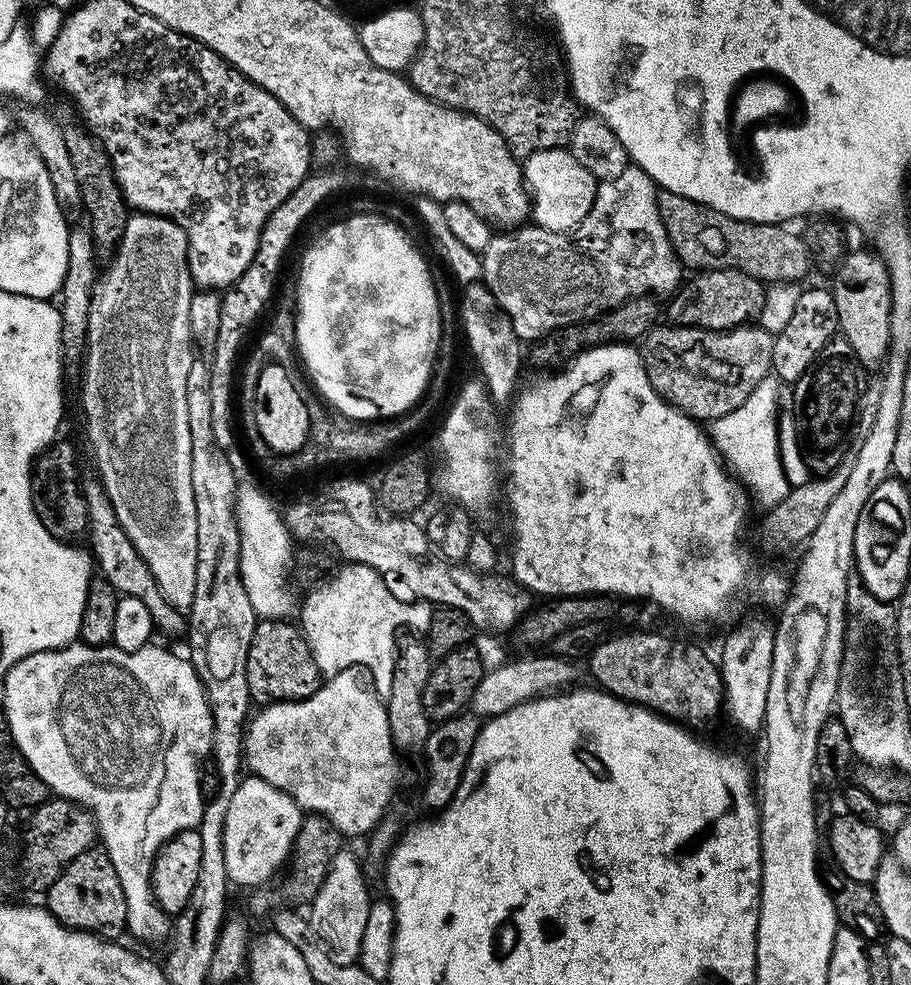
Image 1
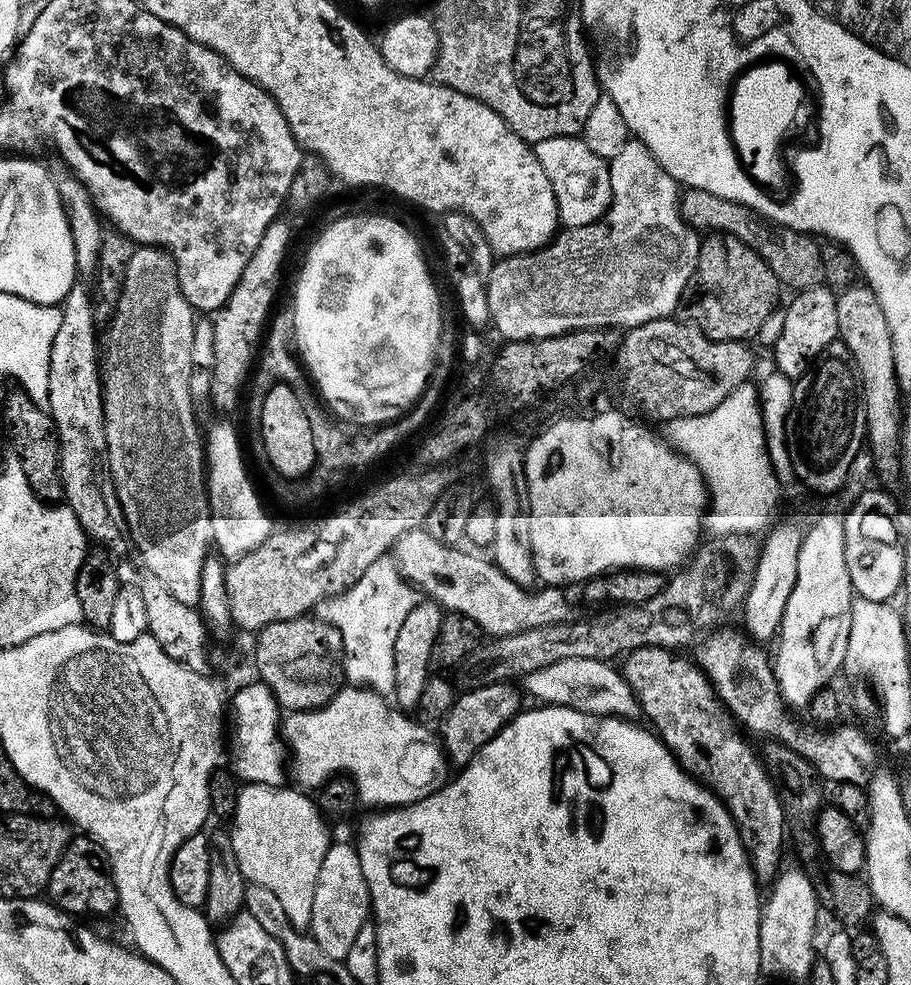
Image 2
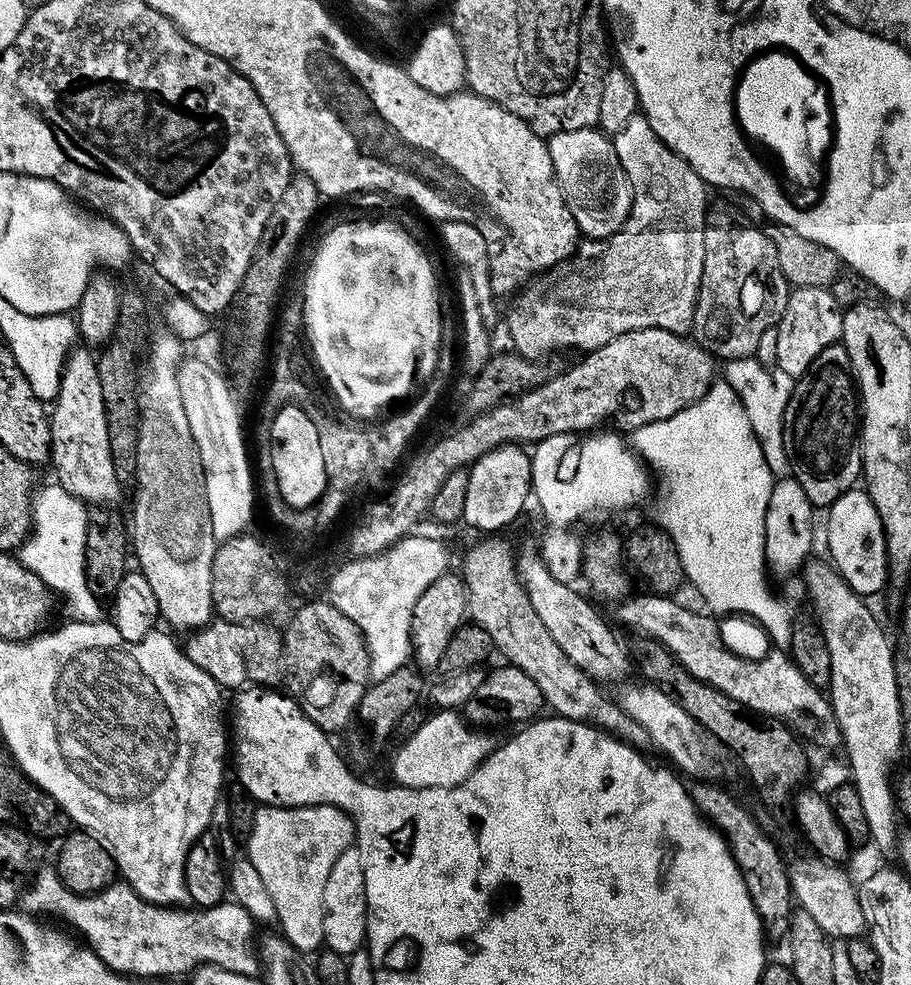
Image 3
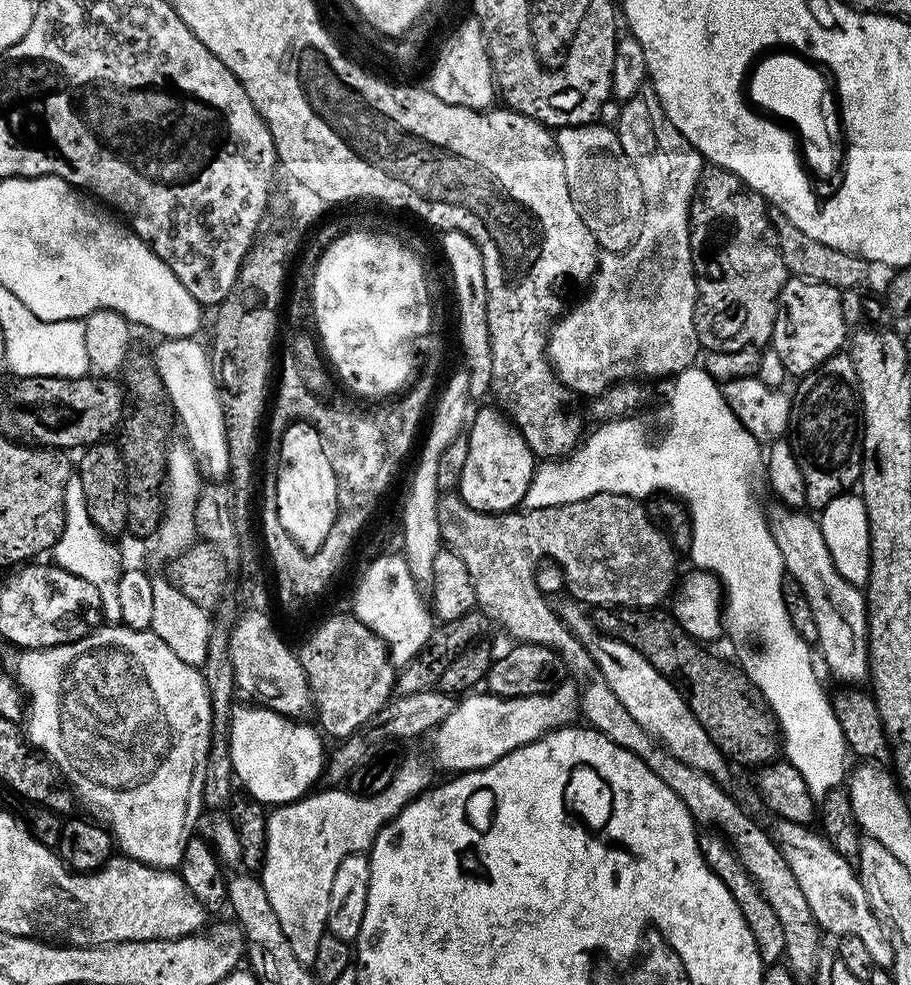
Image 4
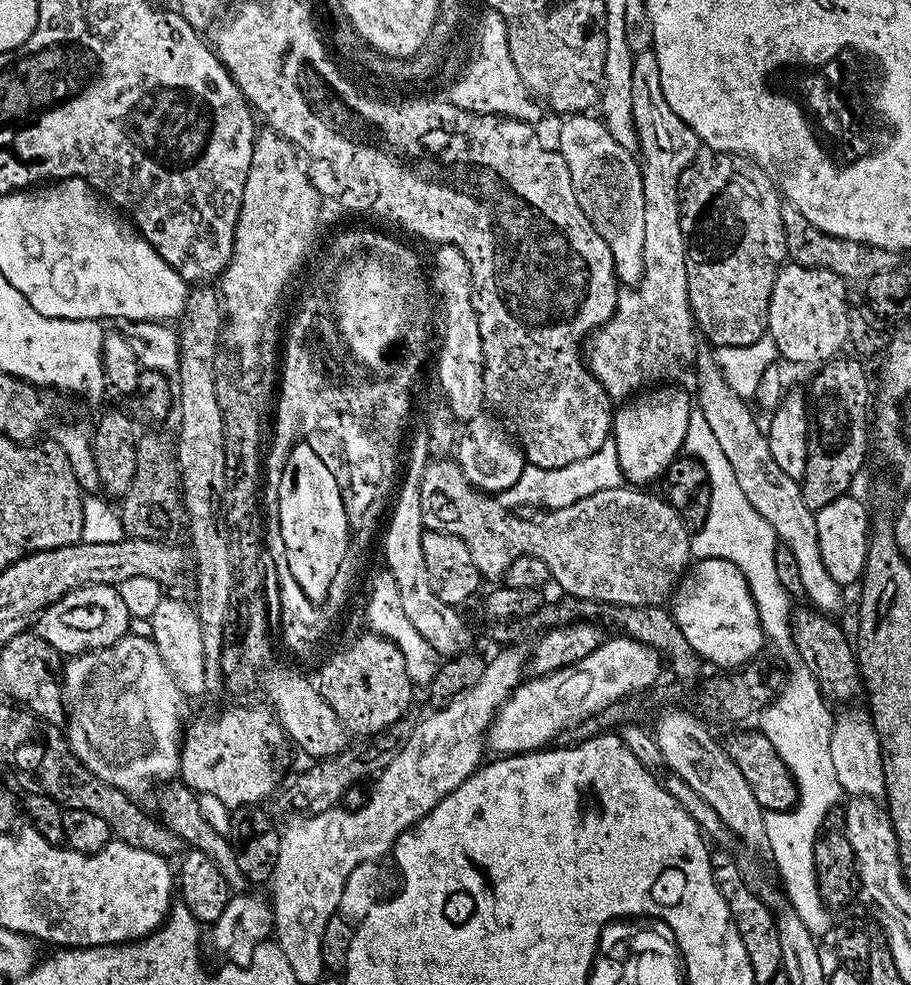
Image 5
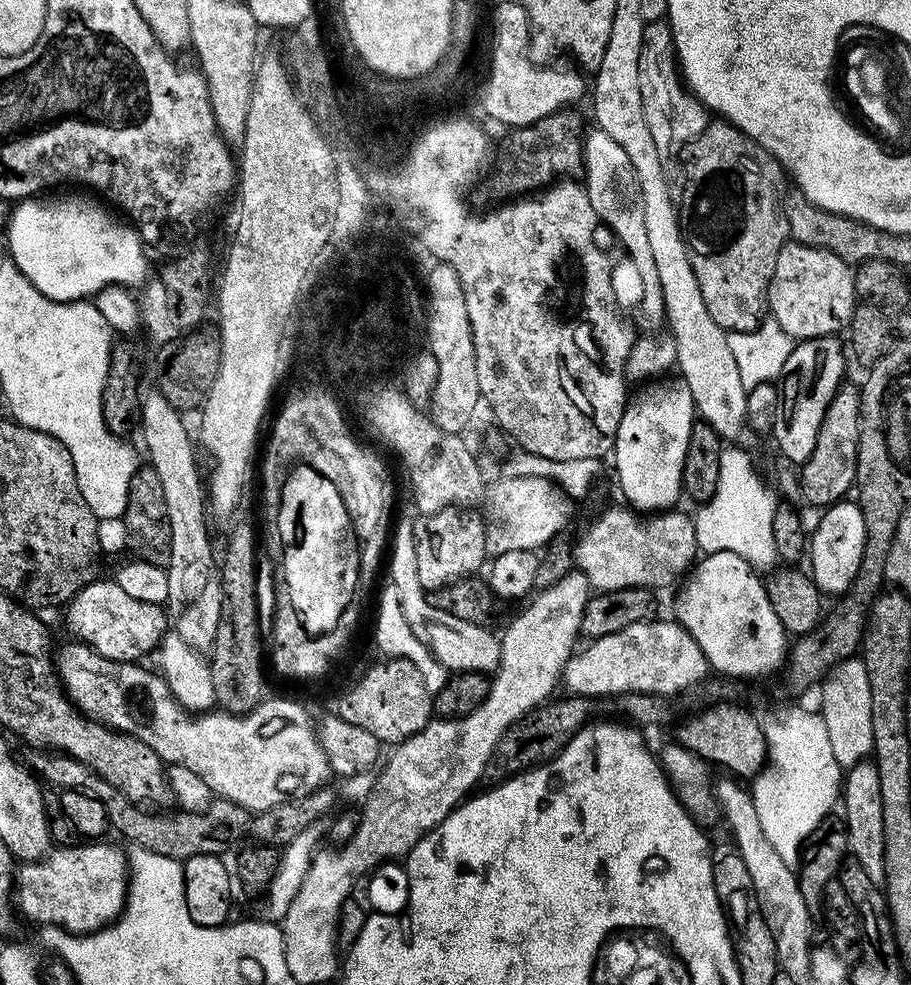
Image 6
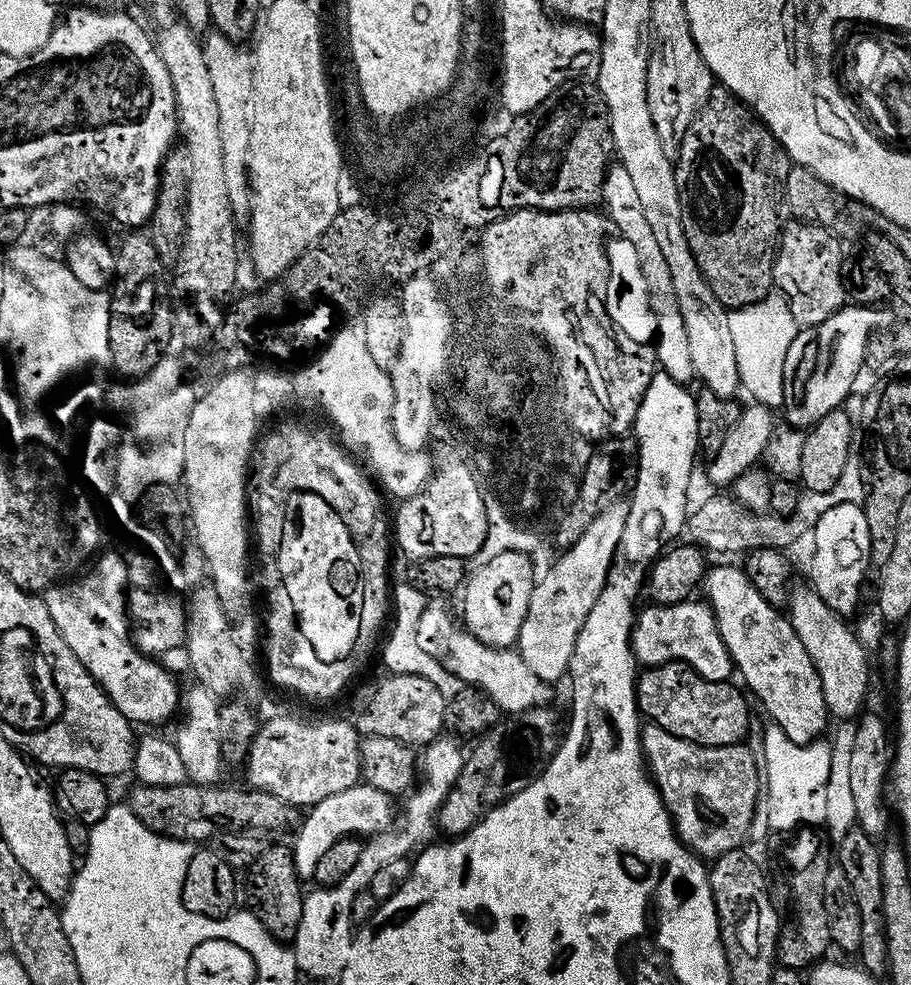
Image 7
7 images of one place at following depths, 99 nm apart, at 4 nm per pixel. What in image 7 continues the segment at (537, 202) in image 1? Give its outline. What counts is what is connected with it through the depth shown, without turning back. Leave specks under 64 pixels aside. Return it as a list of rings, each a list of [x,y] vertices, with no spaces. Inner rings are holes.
[[[616,162],[609,167],[603,176],[604,199],[603,211],[607,219],[617,228],[621,237],[629,240],[638,252],[638,259],[645,272],[649,287],[650,306],[656,316],[656,335],[654,347],[656,350],[657,365],[670,374],[675,381],[686,384],[694,376],[693,363],[690,362],[689,343],[686,339],[685,323],[682,322],[680,311],[676,305],[676,295],[672,289],[672,279],[666,266],[666,258],[662,258],[662,249],[654,238],[654,230],[650,230],[650,222],[646,222],[646,214],[642,210],[642,202],[638,199],[634,181],[631,180],[626,166]],[[605,208],[605,209],[604,209]],[[608,211],[608,212],[607,212]],[[612,219],[612,220],[611,220]]]

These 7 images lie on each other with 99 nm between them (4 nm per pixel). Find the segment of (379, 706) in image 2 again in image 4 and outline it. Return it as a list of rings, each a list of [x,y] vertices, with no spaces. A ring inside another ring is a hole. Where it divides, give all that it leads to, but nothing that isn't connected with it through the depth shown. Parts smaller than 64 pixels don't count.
[[[559,684],[543,696],[506,699],[484,690],[465,695],[461,699],[464,701],[461,704],[459,701],[453,707],[452,712],[436,727],[431,737],[432,752],[436,755],[437,762],[448,774],[473,772],[498,762],[498,758],[542,738],[555,728],[569,727],[575,721],[572,719],[578,716],[580,692],[572,684]]]

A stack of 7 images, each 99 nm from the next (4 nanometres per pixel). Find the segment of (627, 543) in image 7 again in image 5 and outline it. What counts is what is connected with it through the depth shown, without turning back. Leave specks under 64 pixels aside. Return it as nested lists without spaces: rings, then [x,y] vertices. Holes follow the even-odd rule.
[[[656,386],[641,391],[623,405],[621,412],[619,409],[615,413],[614,443],[625,481],[636,486],[647,485],[647,480],[659,481],[673,460],[681,455],[694,400],[680,387],[684,386]]]

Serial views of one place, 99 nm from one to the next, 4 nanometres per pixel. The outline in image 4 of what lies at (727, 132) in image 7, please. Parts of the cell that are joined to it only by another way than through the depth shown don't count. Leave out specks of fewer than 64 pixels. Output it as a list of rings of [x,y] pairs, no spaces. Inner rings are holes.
[[[715,166],[709,167],[704,175],[701,176],[696,193],[692,195],[692,209],[690,210],[688,225],[690,226],[692,265],[696,271],[696,333],[700,339],[701,349],[708,352],[736,352],[748,349],[763,349],[772,338],[780,292],[784,288],[784,283],[790,279],[789,270],[785,266],[784,259],[780,253],[780,239],[776,237],[776,226],[773,217],[770,215],[770,208],[764,196],[758,194],[753,188],[742,186],[740,180],[733,172],[728,172],[724,168]]]

